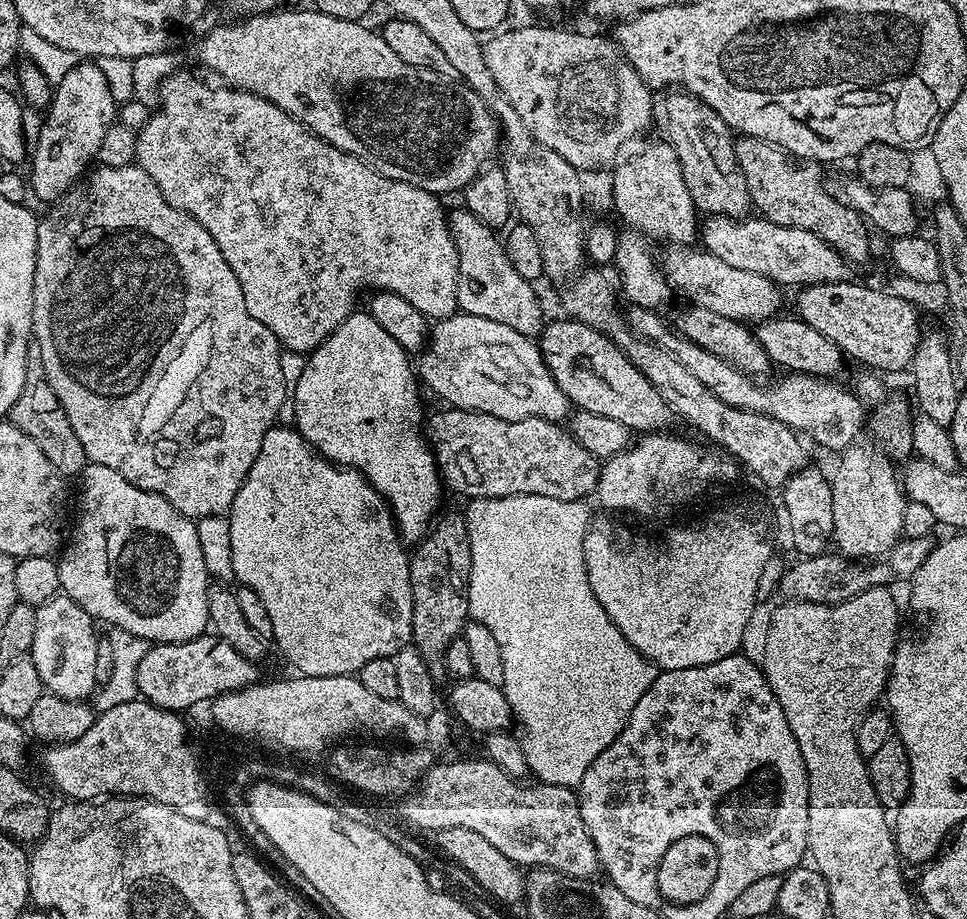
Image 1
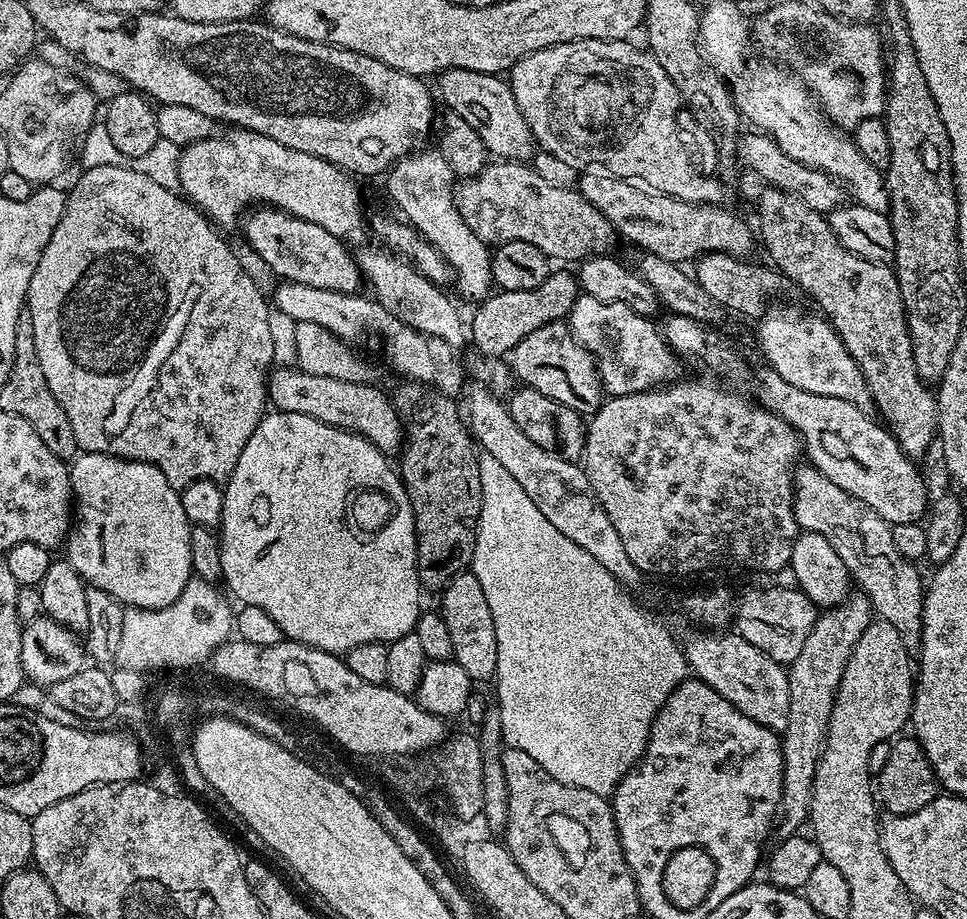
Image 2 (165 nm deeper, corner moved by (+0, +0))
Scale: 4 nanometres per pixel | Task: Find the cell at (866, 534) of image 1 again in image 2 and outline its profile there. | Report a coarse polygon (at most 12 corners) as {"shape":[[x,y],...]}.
{"shape":[[860,590],[821,611],[787,665],[781,837],[805,827],[846,662],[872,625]]}

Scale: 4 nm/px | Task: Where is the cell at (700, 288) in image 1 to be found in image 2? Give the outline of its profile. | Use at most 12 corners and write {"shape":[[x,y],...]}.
{"shape":[[524,162],[455,185],[489,246],[553,261],[613,251],[618,233],[575,187]]}

